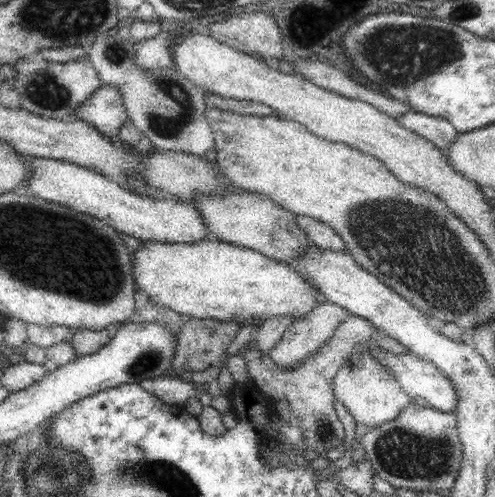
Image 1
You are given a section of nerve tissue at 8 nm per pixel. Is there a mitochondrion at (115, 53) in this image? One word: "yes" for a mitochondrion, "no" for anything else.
yes

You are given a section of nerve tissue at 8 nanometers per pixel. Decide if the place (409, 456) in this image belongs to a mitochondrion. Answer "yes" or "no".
yes

